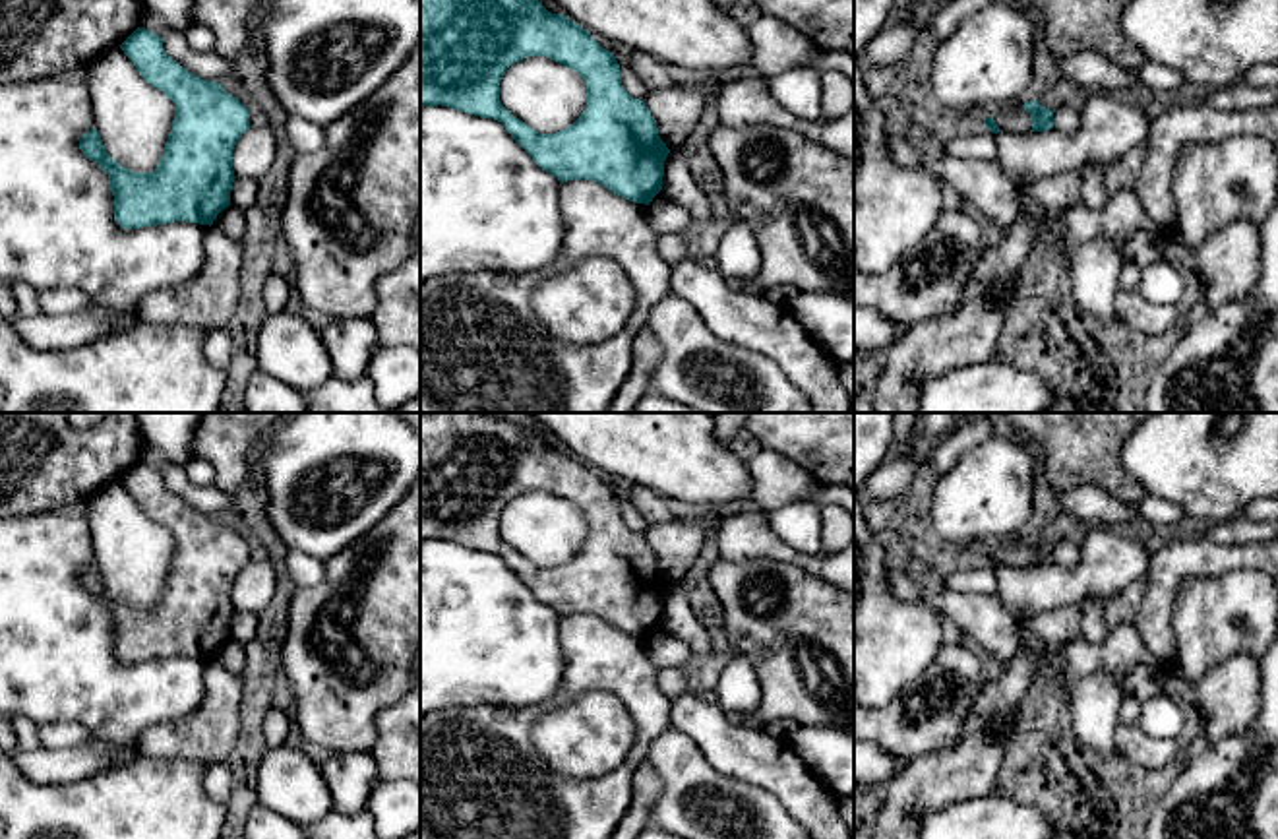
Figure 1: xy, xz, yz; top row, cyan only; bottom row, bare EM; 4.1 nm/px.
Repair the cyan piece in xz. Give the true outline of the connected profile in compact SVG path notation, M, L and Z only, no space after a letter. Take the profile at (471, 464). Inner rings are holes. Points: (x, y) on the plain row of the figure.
M420 413L420 543L438 539L502 556L532 595L560 616L594 614L645 639L662 624L670 583L645 535L624 523L614 486L567 450L548 446L536 430L490 413ZM529 490L546 490L585 513L587 541L565 564L538 568L502 539L503 508Z

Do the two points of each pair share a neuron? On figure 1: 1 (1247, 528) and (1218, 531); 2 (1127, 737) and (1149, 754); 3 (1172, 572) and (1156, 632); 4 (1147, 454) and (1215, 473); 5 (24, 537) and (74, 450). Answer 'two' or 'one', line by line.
1: one
2: one
3: one
4: one
5: two

